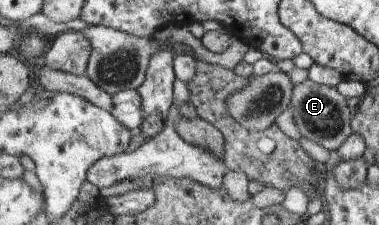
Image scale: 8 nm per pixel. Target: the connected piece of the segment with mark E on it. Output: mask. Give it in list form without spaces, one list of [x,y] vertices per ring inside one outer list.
[[[308,78],[295,85],[290,109],[301,136],[328,151],[337,151],[354,133],[352,130],[354,110],[349,107],[347,98],[341,95],[339,88],[318,84]]]

